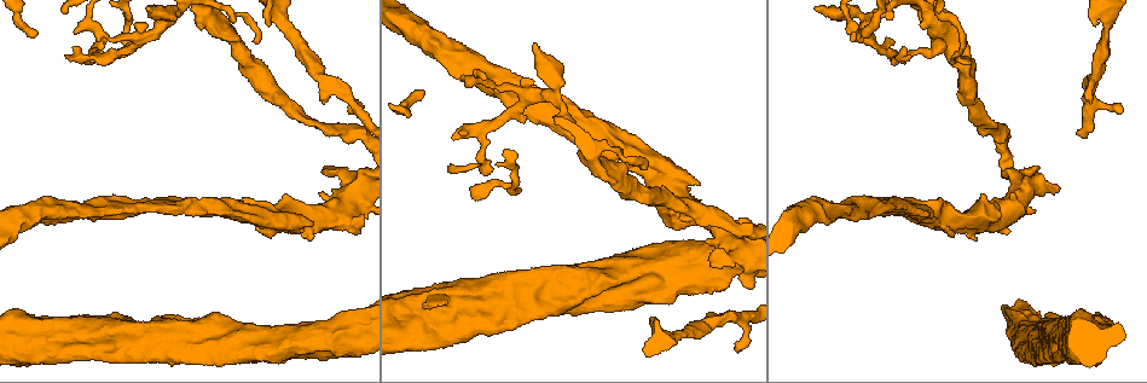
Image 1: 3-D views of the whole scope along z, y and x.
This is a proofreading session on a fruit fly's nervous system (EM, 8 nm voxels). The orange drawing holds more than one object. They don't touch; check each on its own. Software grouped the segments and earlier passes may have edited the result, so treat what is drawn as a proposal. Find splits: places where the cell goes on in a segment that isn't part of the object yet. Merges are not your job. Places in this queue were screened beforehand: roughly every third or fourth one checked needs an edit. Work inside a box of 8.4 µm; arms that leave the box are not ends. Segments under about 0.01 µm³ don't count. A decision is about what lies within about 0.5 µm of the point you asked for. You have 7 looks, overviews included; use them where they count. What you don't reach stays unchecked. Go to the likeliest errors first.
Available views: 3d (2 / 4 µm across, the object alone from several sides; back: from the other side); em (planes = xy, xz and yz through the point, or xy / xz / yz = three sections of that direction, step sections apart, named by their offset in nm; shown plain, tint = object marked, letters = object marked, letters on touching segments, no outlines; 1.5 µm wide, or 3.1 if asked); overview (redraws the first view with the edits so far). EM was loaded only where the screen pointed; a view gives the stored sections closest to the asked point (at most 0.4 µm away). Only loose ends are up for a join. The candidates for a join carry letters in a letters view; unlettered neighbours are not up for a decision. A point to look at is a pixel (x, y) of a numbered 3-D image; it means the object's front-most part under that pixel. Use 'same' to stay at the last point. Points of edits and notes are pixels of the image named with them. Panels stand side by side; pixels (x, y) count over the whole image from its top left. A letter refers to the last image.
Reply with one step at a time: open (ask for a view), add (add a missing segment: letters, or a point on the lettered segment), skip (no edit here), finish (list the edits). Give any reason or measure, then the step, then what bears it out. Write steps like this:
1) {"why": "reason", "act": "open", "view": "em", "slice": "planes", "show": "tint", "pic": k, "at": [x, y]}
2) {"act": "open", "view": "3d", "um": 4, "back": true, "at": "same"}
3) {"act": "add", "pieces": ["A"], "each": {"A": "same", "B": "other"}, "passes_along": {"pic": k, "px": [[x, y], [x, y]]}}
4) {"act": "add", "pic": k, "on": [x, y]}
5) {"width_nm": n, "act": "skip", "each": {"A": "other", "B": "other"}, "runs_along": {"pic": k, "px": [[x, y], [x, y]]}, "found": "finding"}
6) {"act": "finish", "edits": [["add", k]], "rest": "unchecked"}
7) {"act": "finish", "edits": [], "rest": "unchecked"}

{"act": "open", "view": "3d", "um": 2, "pic": 1, "at": [1094, 23]}

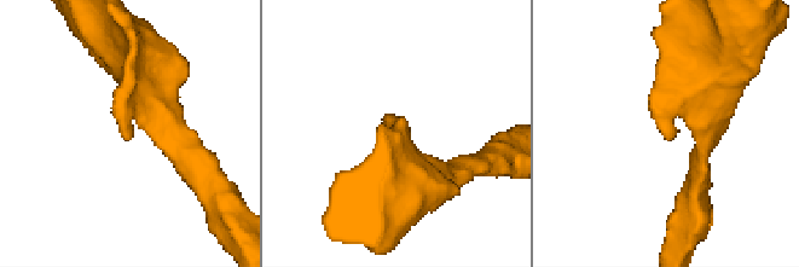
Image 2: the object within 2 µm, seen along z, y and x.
{"act": "open", "view": "em", "slice": "planes", "show": "letters", "pic": 2, "at": [127, 138]}

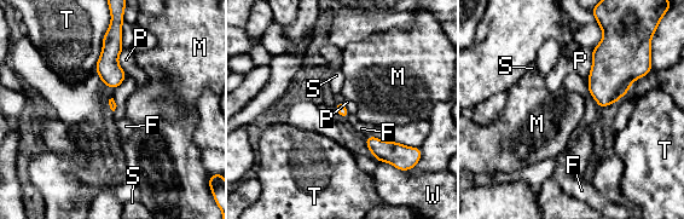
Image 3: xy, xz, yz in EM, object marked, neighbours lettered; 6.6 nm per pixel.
{"act": "skip", "each": {"F": "other", "M": "other", "P": "other", "S": "other", "T": "other", "W": "other"}, "border": {"pic": 3, "px": [[592, 50], [592, 67], [586, 84]]}, "found": "none of them fits"}

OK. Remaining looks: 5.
{"why": "thin end", "act": "open", "view": "em", "slice": "xy", "step": 8, "show": "letters", "pic": 1, "at": [1121, 114]}

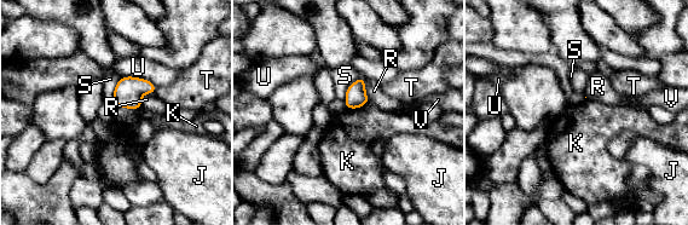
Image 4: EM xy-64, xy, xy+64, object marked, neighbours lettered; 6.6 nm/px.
{"why": "another direction", "act": "open", "view": "em", "slice": "planes", "show": "letters", "at": "same"}

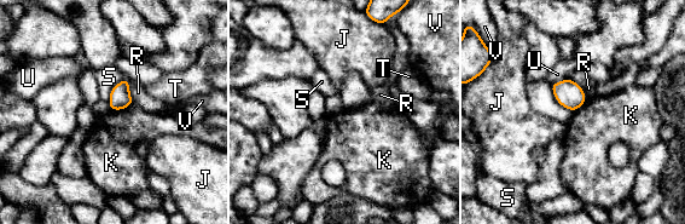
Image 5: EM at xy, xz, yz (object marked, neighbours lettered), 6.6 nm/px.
{"longest_contact_nm": ["V", 240], "act": "skip", "each": {"J": "other", "K": "other", "R": "other", "S": "other", "T": "other", "U": "other", "V": "other"}, "border": {"pic": 5, "px": [[133, 103], [111, 110]]}, "found": "none of them fits"}

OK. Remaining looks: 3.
{"why": "branch stops here", "act": "open", "view": "em", "slice": "planes", "show": "letters", "pic": 1, "at": [925, 212]}

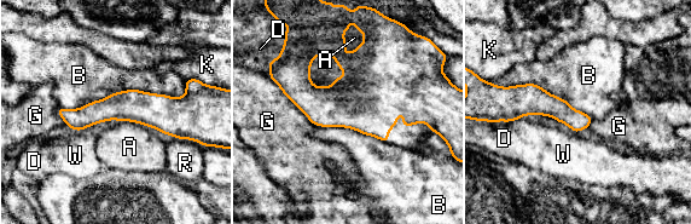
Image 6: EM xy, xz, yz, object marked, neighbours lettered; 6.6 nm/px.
{"act": "skip", "each": {"A": "other", "B": "other", "D": "other", "G": "other", "K": "other", "R": "other", "W": "other"}, "border": {"pic": 6, "px": [[365, 34], [353, 51], [340, 51]]}, "found": "no lettered segment goes on from it"}

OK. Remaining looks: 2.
{"act": "finish", "edits": [], "rest": "unchecked"}

